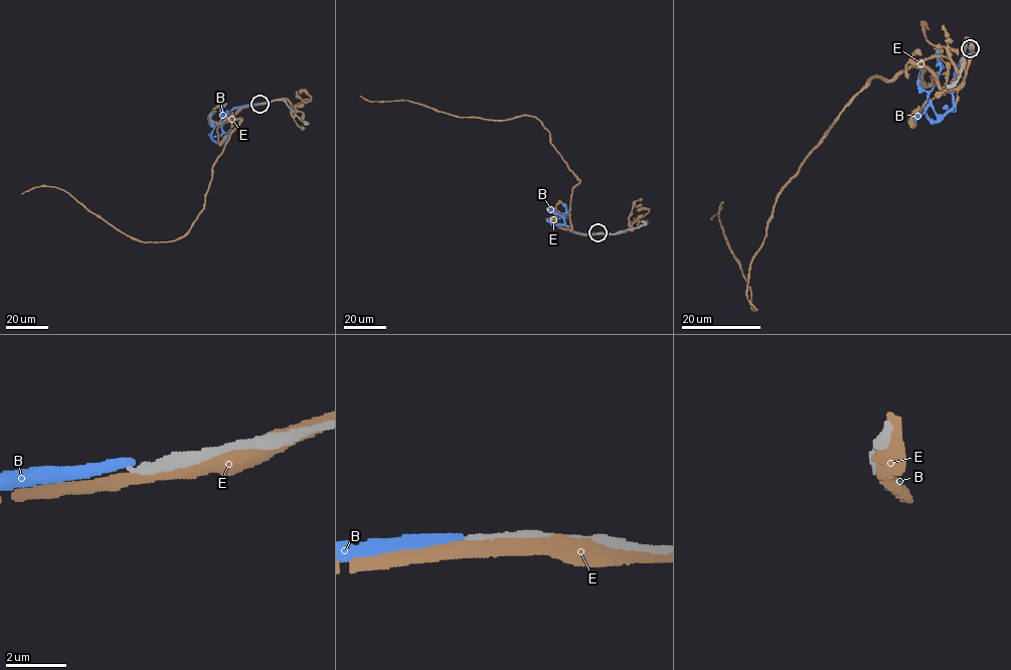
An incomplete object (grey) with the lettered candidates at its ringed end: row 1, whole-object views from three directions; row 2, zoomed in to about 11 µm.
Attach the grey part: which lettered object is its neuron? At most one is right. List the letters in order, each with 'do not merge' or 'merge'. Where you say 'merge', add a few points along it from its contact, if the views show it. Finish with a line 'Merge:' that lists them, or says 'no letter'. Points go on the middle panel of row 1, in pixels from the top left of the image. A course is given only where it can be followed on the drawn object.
B: do not merge
E: do not merge
Merge: no letter

